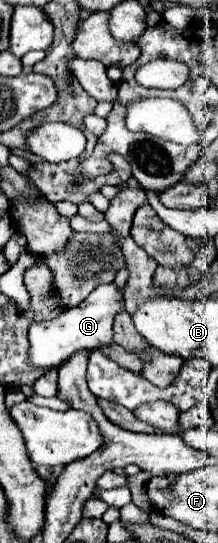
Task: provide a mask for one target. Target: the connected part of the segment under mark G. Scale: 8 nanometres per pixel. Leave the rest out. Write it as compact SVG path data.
M114 281L108 285L98 287L94 293L90 293L82 305L68 309L60 317L44 323L32 323L30 327L30 361L36 367L56 367L64 359L68 359L74 351L88 349L92 351L94 347L100 345L110 345L114 343L112 339L112 319L124 305L124 295L122 287L118 287Z

